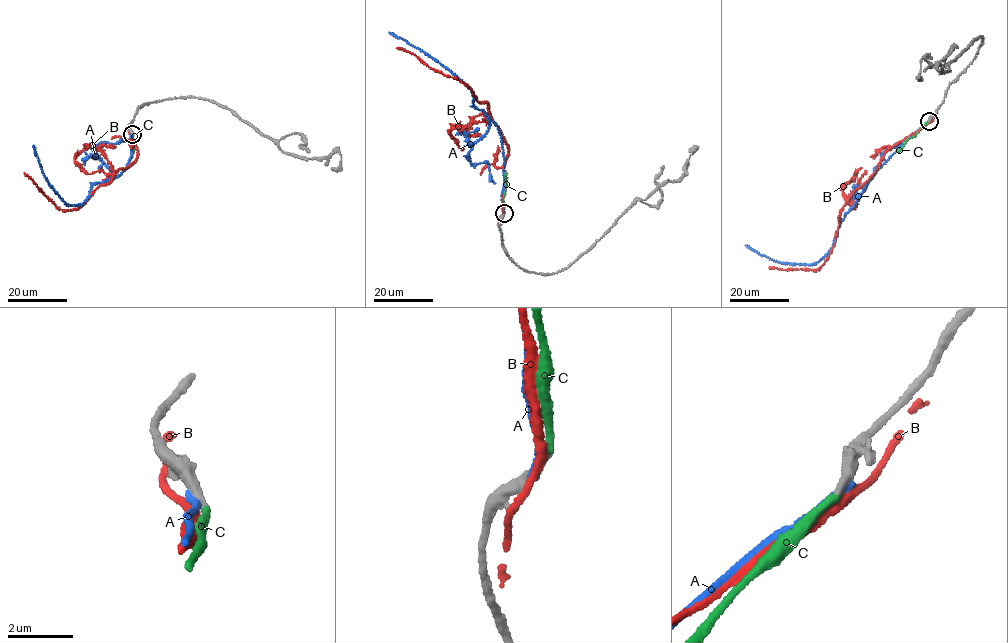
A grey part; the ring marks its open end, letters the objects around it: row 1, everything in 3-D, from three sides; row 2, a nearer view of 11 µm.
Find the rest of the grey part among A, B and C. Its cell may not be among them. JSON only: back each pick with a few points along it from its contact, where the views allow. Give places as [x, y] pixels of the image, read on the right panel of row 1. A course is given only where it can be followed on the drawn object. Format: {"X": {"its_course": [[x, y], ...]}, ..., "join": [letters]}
{"C": {"its_course": [[929, 121], [898, 151]]}, "join": ["C"]}

